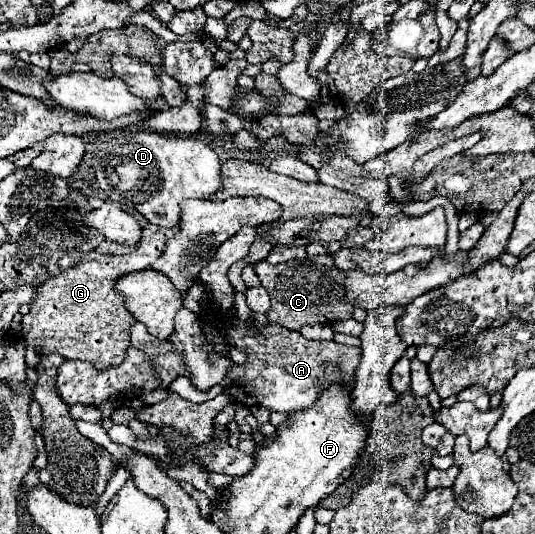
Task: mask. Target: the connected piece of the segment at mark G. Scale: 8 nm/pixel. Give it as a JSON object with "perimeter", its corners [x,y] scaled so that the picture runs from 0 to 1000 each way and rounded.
{"perimeter":[[[277,421],[265,436],[265,448],[254,463],[254,470],[236,474],[236,478],[187,478],[179,470],[168,470],[153,478],[153,485],[127,507],[90,522],[86,530],[75,534],[67,560],[56,567],[56,586],[41,594],[41,627],[37,639],[45,646],[60,646],[75,665],[90,661],[112,661],[123,672],[150,672],[164,676],[183,691],[202,691],[206,684],[224,684],[236,669],[236,654],[243,650],[243,616],[254,605],[247,597],[247,586],[239,586],[232,571],[232,556],[217,549],[217,526],[239,511],[254,507],[273,507],[284,500],[284,489],[299,481],[307,470],[307,459],[314,455],[314,444],[325,444],[336,429],[333,425],[295,425],[295,421]]]}

